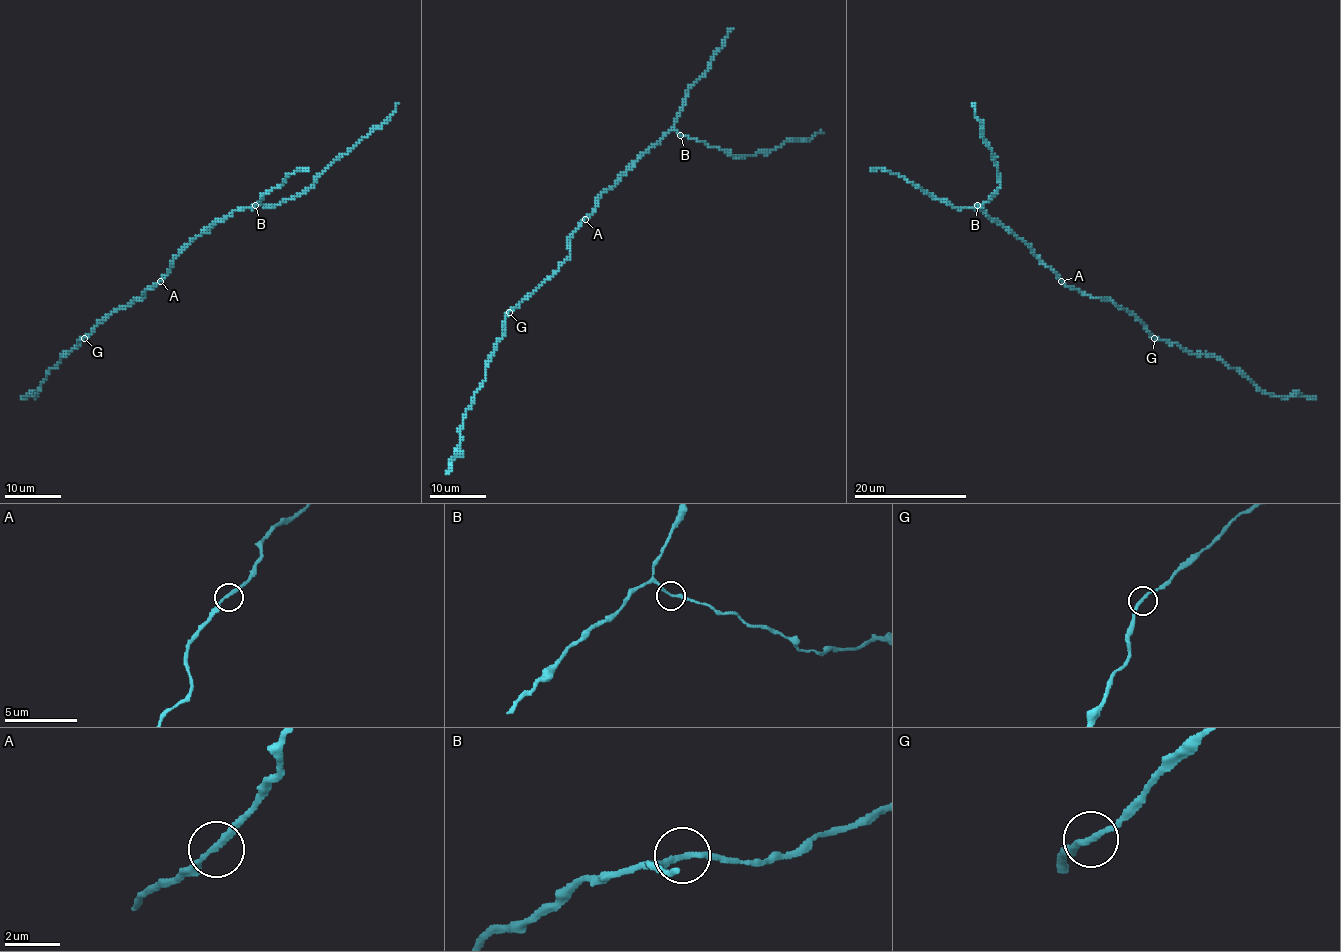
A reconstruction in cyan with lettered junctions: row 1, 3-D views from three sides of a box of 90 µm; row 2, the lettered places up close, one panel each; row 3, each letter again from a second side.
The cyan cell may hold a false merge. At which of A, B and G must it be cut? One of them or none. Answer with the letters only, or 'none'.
B

